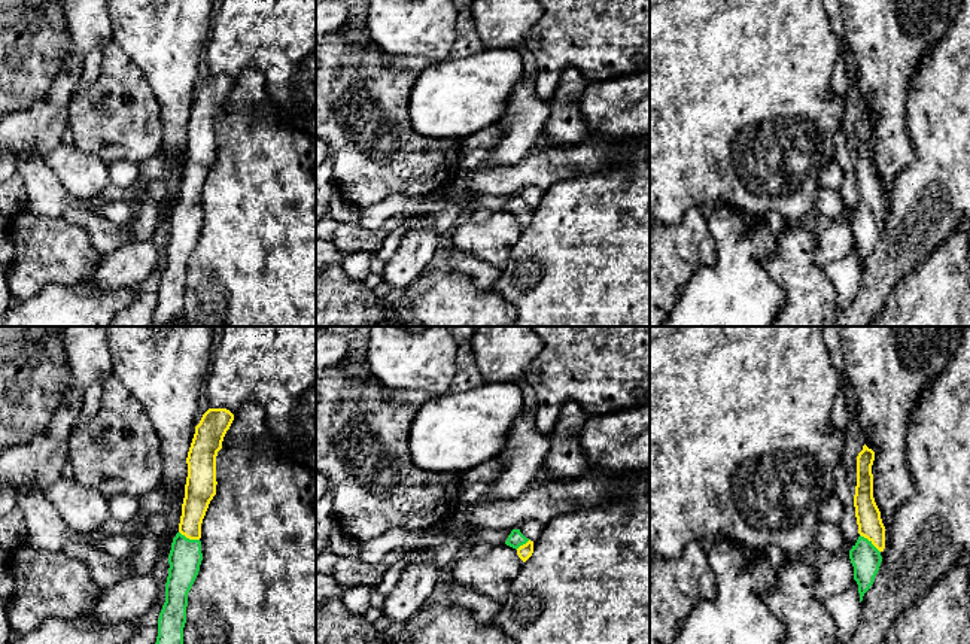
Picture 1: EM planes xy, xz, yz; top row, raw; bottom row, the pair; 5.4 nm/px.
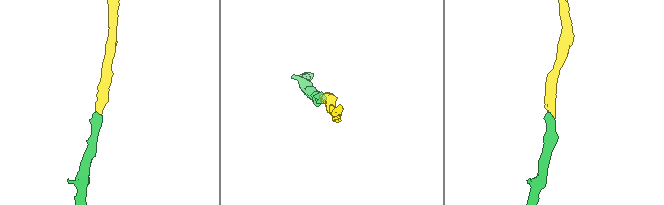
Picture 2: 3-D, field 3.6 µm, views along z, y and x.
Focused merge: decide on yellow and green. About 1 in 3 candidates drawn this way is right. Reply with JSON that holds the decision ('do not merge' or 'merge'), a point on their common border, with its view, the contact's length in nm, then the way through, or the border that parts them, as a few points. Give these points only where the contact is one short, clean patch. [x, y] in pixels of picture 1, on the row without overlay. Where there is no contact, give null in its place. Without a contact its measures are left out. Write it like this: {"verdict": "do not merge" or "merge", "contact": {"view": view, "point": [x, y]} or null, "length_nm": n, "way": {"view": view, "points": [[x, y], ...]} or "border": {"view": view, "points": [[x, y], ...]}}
{"verdict": "merge", "contact": {"view": "yz", "point": [872, 209]}, "length_nm": 150, "way": {"view": "yz", "points": [[870, 193], [872, 209], [866, 225]]}}

